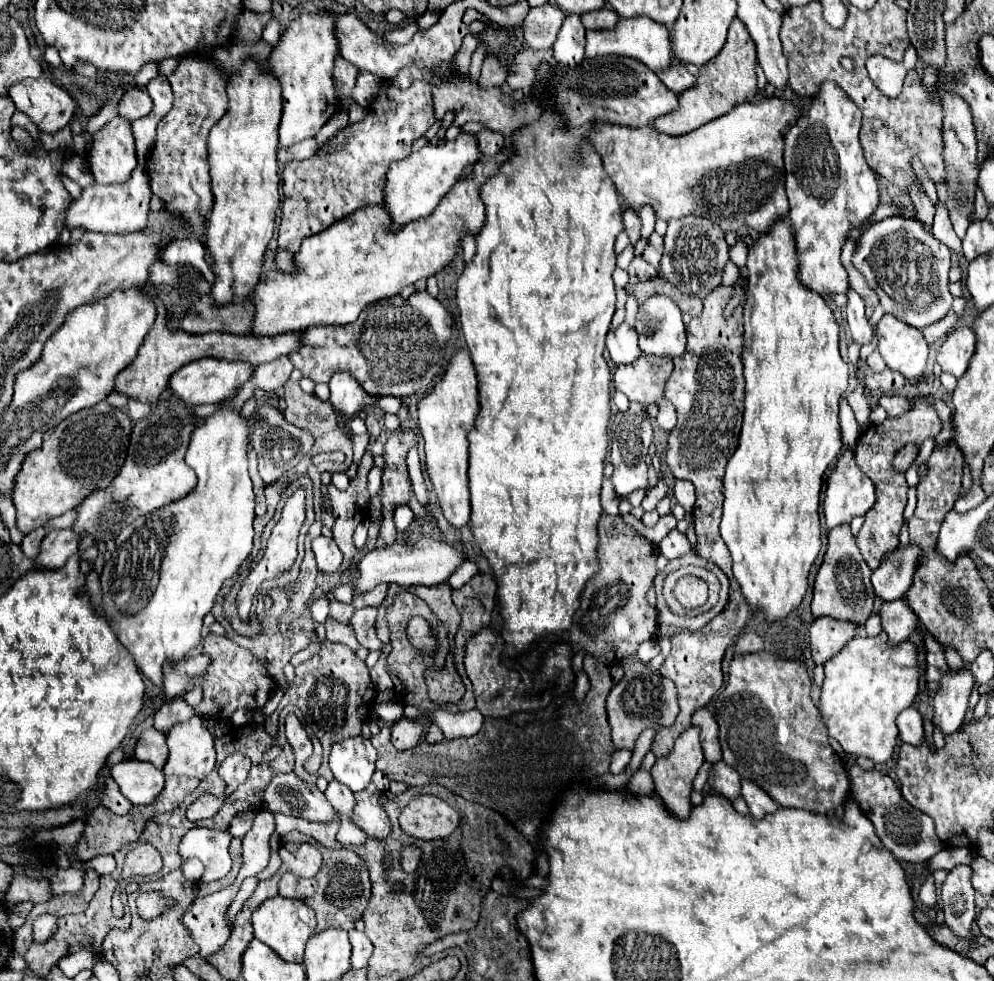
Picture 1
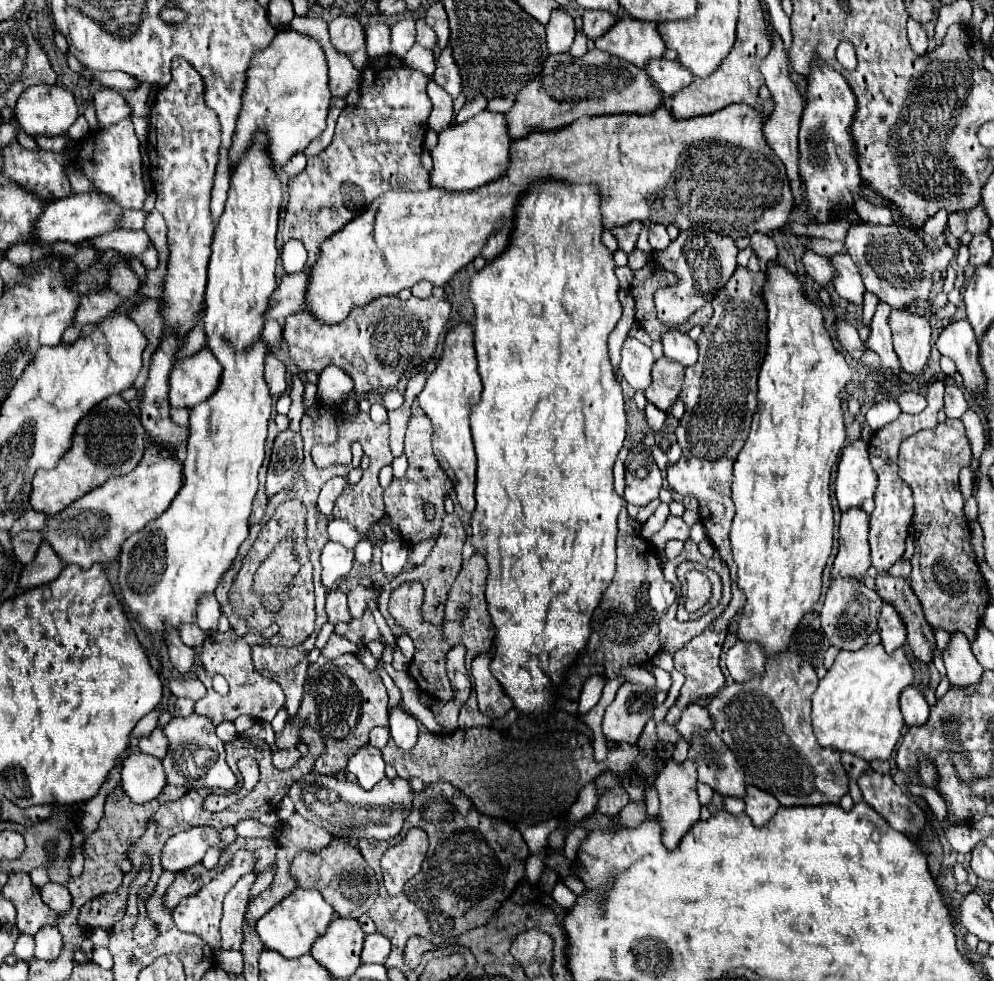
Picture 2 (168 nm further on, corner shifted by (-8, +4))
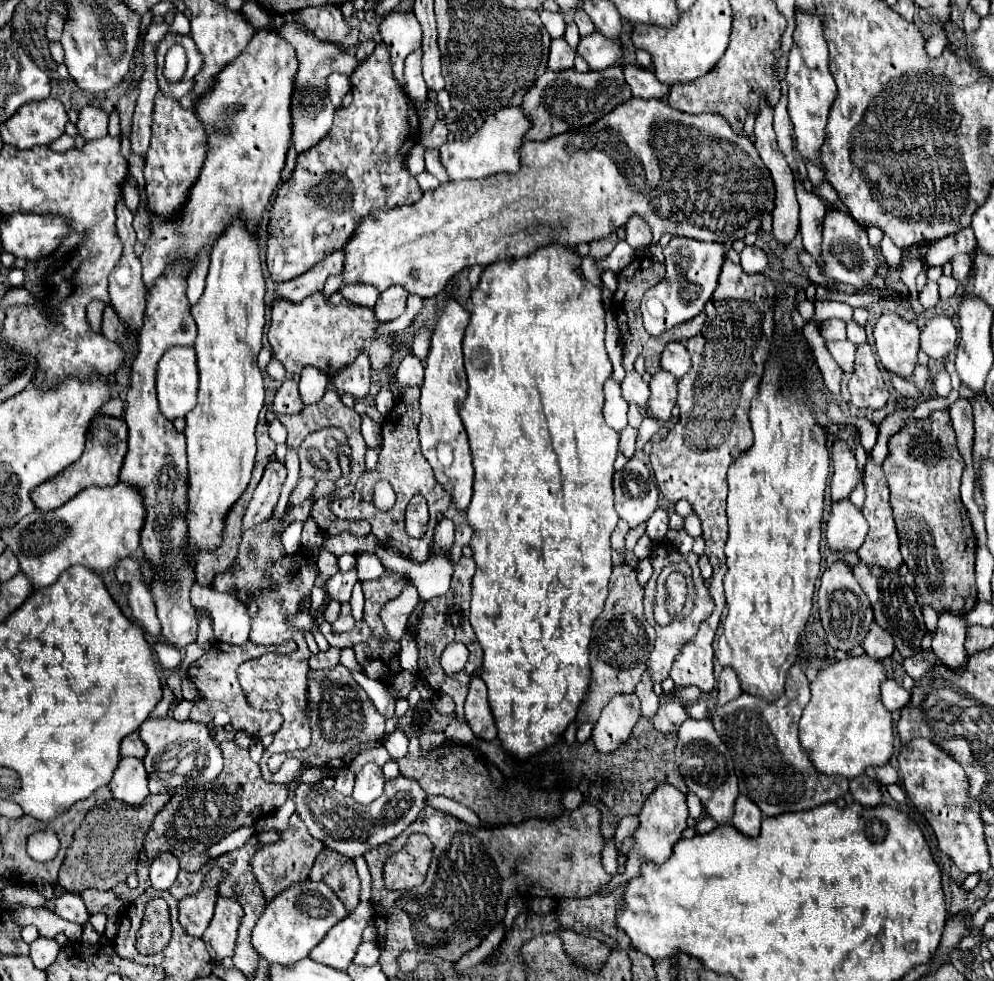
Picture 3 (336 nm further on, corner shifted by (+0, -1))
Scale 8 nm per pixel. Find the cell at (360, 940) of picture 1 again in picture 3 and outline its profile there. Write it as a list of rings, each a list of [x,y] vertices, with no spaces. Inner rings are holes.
[[[372,941],[372,943],[362,943],[356,951],[356,957],[354,957],[354,963],[356,965],[374,965],[380,957],[380,949],[378,945]]]

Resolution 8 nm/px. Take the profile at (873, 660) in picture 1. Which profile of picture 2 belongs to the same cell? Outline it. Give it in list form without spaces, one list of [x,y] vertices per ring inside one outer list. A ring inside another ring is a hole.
[[[884,602],[878,620],[878,634],[884,648],[898,648],[888,654],[882,644],[864,644],[860,650],[842,650],[836,656],[834,666],[820,680],[812,696],[812,726],[820,746],[832,746],[840,752],[852,752],[864,760],[888,760],[900,738],[904,726],[898,700],[902,688],[912,686],[914,668],[904,654],[906,626],[898,616],[898,610]]]

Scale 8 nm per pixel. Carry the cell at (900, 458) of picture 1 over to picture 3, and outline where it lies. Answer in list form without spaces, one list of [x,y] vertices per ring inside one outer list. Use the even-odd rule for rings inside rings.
[[[948,409],[932,411],[926,419],[906,419],[904,427],[888,439],[888,457],[884,459],[882,469],[890,487],[890,505],[900,537],[900,553],[916,581],[918,605],[932,605],[936,611],[950,611],[964,617],[978,601],[974,577],[976,537],[966,507],[960,501],[960,475],[964,459],[956,447],[956,433]]]

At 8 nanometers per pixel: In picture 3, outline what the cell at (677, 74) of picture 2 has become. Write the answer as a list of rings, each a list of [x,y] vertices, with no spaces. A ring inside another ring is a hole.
[[[624,65],[624,79],[630,85],[632,97],[662,99],[670,91],[670,87],[660,83],[652,71],[642,69],[638,65]]]

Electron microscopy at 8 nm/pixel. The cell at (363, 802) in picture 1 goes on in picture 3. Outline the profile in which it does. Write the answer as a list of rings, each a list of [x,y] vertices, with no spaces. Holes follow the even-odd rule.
[[[402,775],[386,781],[384,795],[376,799],[370,807],[358,805],[352,797],[344,797],[336,789],[326,789],[322,783],[316,783],[314,787],[302,783],[296,789],[296,813],[306,823],[310,835],[322,841],[328,849],[334,849],[350,859],[364,855],[376,845],[390,843],[418,817],[418,813],[426,805],[426,791],[418,785],[418,781],[412,781]]]

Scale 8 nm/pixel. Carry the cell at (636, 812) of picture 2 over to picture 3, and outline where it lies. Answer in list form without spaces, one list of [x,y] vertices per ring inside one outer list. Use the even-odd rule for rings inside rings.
[[[610,841],[602,849],[602,865],[604,865],[606,873],[610,873],[610,875],[616,875],[618,873],[618,861],[616,859],[618,859],[618,851],[614,847],[614,841]]]

